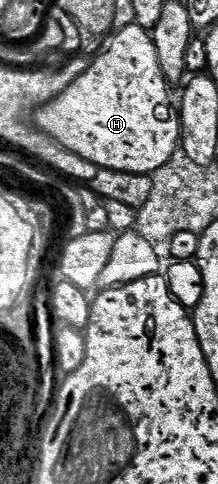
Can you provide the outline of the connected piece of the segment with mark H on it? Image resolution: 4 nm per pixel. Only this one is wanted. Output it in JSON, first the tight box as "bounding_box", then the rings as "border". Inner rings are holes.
{"bounding_box":[34,24,180,175],"border":[[[135,24],[122,26],[66,92],[35,111],[34,125],[101,170],[153,175],[177,157],[180,115],[174,112],[174,94],[162,76],[151,33]]]}

